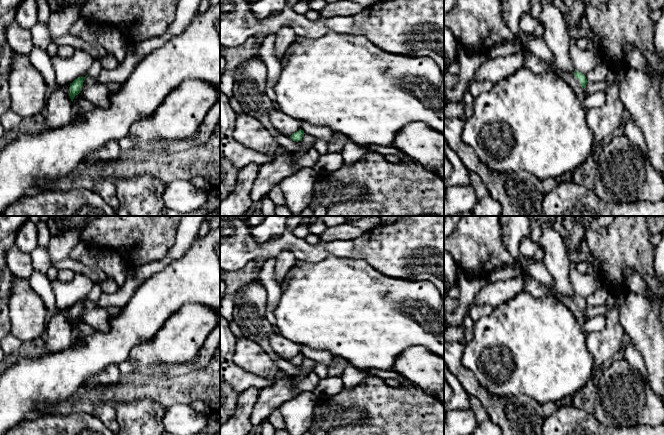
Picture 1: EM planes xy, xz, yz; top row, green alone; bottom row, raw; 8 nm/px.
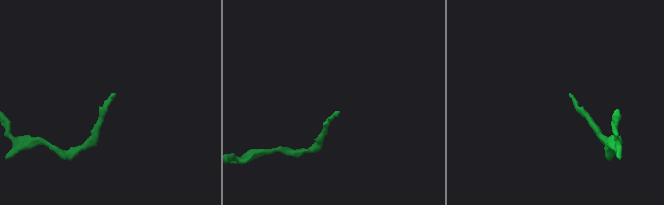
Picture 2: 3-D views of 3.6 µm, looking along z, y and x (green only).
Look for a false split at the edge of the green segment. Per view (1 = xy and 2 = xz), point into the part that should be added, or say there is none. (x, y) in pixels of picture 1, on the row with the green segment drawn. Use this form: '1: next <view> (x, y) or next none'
1: next none
2: next none

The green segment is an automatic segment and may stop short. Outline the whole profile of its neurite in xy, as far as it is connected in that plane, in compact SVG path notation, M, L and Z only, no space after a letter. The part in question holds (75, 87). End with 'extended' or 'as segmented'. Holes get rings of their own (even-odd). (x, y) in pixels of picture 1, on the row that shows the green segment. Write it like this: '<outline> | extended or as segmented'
M88 74L85 77L78 77L72 83L70 83L69 96L72 102L74 97L80 93L83 82L87 76Z | as segmented

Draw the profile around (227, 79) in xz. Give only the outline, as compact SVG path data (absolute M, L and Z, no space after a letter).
M237 68L233 70L226 70L220 76L220 91L225 94L229 99L233 97L233 86L235 82L235 76Z

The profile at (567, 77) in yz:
M560 71L558 75L571 86L580 101L585 100L587 97L586 89L581 87L580 83L577 82L572 74Z

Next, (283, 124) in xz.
M272 109L269 113L269 119L277 134L290 137L300 129L300 121L290 117L279 109Z

